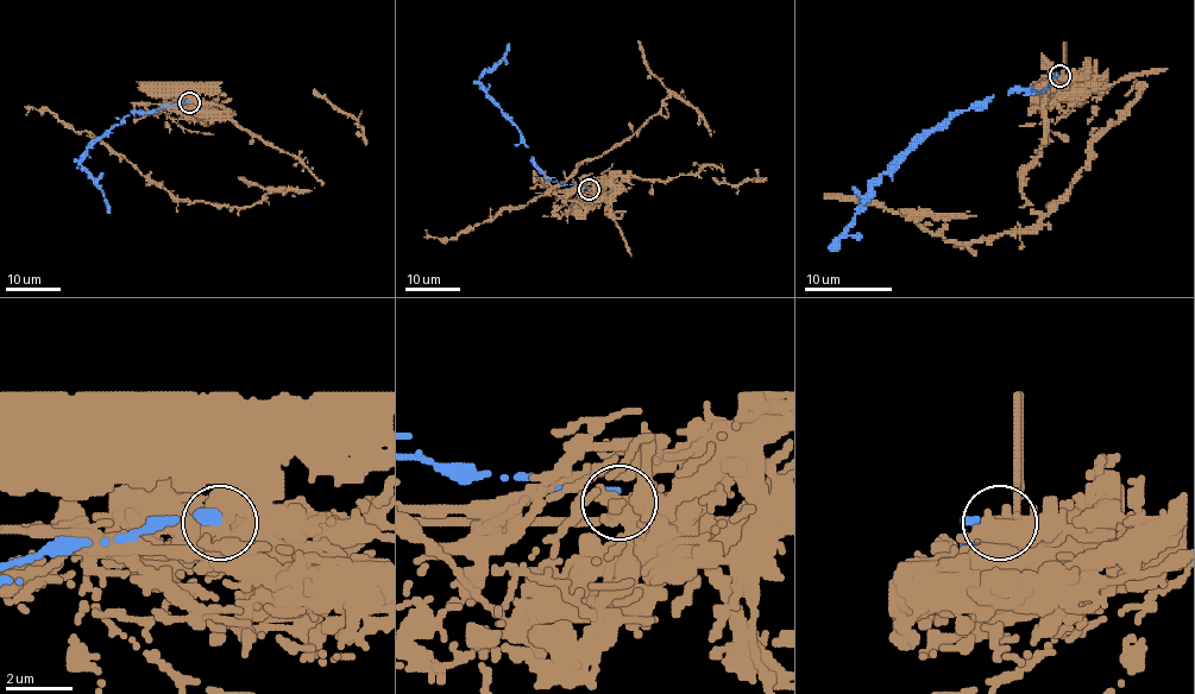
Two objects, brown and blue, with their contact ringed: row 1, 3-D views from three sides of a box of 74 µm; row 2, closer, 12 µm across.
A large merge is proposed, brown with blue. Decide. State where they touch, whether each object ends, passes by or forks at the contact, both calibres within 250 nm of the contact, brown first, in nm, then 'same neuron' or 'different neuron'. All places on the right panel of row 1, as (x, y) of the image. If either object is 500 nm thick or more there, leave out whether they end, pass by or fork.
(1060, 76) | 600/320 nm | different neuron

